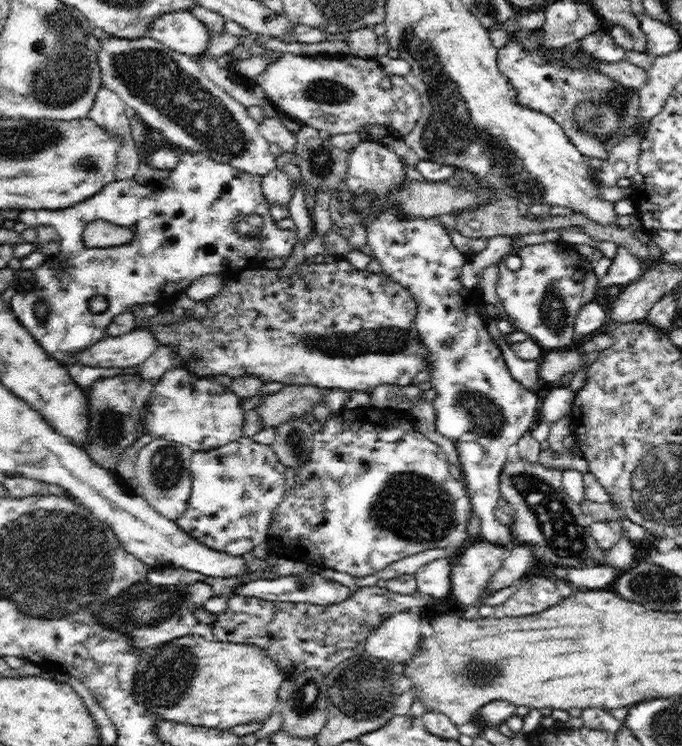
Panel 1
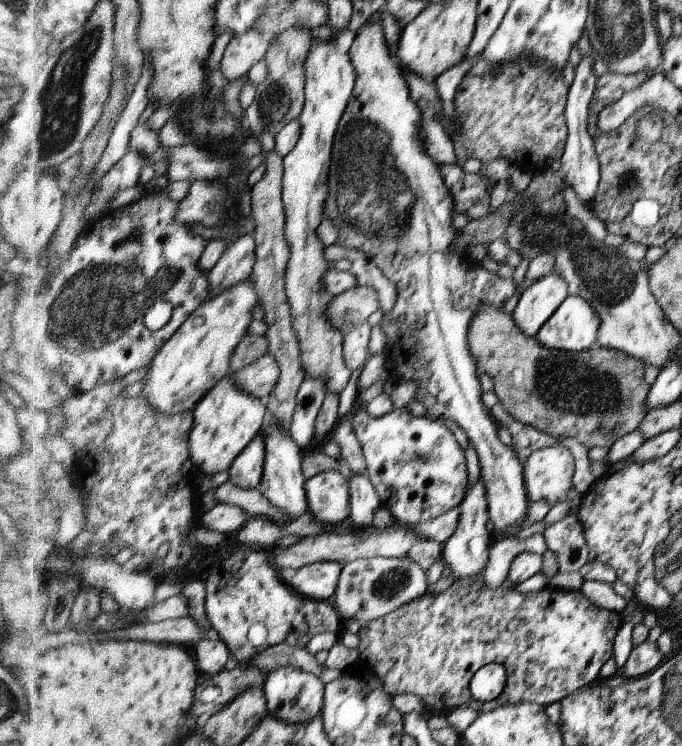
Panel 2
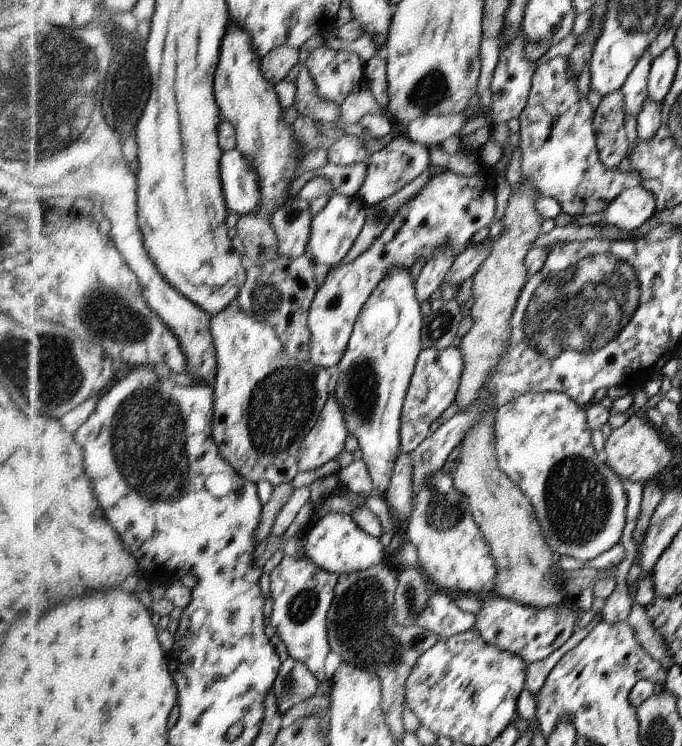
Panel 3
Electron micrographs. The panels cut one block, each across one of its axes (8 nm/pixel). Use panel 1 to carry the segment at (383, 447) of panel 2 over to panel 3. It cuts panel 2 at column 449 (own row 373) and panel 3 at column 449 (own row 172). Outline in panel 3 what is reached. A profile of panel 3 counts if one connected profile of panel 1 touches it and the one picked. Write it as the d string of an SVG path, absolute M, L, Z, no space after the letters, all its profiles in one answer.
M450 345L448 348L424 349L416 363L407 390L406 402L403 404L402 430L400 430L400 446L402 453L411 453L430 434L430 426L442 412L454 402L458 394L459 382L464 368L463 353L459 347Z

